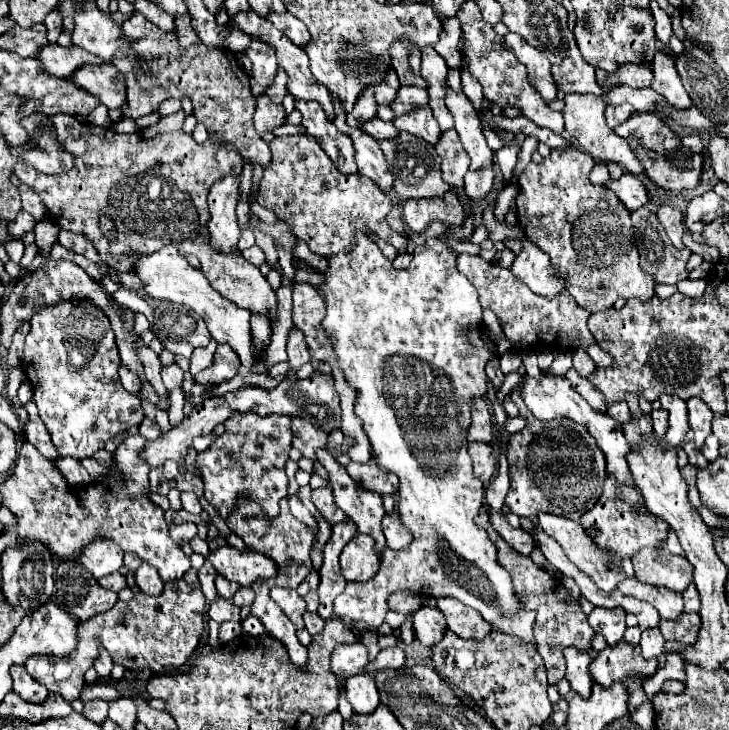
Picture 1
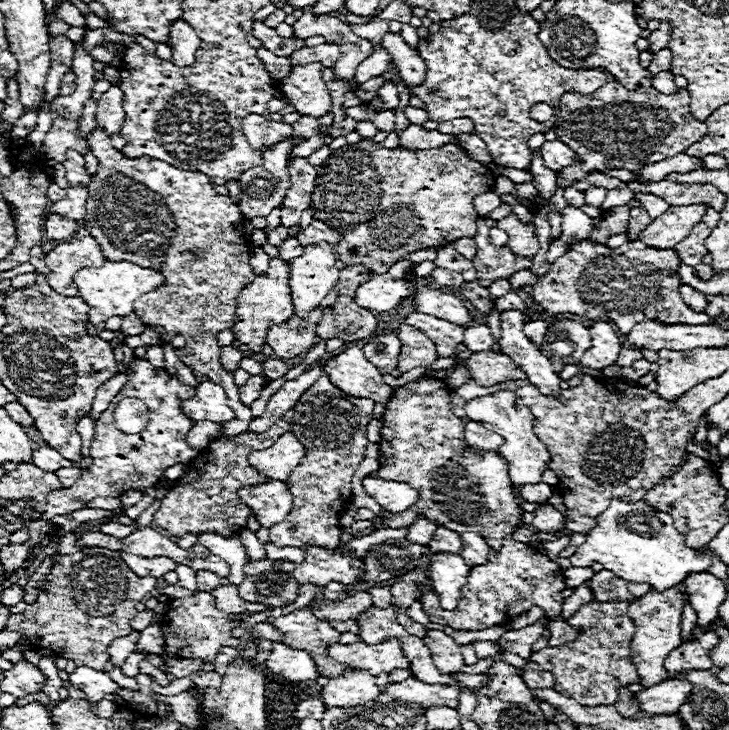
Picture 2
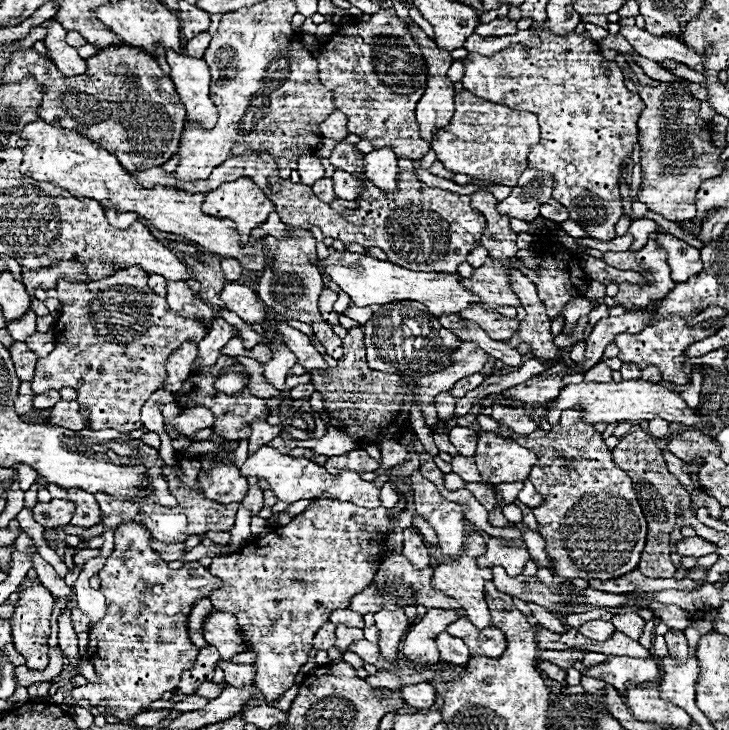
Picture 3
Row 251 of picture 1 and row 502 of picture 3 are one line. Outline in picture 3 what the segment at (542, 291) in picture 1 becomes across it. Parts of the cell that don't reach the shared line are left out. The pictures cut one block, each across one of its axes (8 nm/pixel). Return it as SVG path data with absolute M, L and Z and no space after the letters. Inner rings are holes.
M528 480L524 482L524 488L520 490L518 500L520 500L522 504L526 504L528 508L536 508L536 504L542 504L542 496L538 496L538 492L534 490L534 486L532 486Z

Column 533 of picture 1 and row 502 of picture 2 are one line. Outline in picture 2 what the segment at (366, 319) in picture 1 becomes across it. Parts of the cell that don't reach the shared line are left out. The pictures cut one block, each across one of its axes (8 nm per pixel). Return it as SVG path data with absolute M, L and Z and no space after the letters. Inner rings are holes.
M614 500L596 518L596 526L586 534L586 542L580 544L578 550L570 556L570 562L576 568L586 568L586 566L592 566L594 562L600 562L606 570L612 570L614 574L618 574L624 580L646 582L646 584L654 586L658 592L662 592L674 584L682 584L682 580L688 572L704 572L710 566L712 558L696 554L694 548L688 548L684 544L684 536L680 532L676 532L676 528L672 526L672 518L666 512L658 512L656 508L652 508L644 502Z

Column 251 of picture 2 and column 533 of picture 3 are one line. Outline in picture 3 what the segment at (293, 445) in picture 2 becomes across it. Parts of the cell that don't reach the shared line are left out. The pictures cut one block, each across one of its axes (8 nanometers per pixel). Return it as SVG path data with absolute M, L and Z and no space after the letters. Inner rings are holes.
M492 432L478 436L478 450L474 462L478 472L492 484L524 482L534 466L534 452L516 442L508 442Z

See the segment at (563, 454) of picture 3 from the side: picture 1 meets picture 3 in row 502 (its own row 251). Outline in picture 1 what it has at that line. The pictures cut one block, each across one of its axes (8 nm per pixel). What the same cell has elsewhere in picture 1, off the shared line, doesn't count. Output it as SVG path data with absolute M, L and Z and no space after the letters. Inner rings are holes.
M570 144L568 148L552 148L550 156L546 156L540 164L530 162L522 170L518 178L520 190L516 196L516 212L526 238L550 256L550 262L560 272L558 276L566 280L566 290L574 296L574 300L590 312L602 312L608 310L620 296L626 300L650 300L654 296L656 282L640 268L640 254L632 236L630 210L618 200L618 196L614 196L614 192L588 180L592 166L594 158L576 144Z

